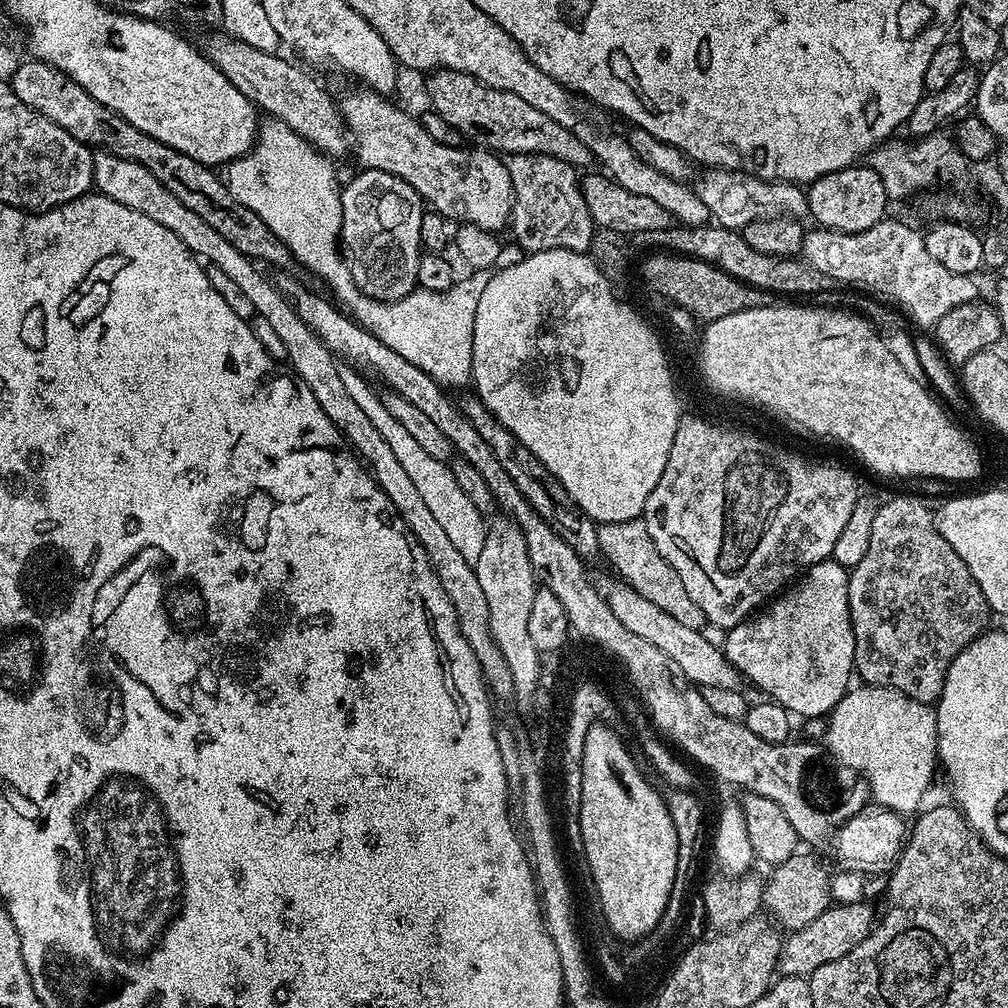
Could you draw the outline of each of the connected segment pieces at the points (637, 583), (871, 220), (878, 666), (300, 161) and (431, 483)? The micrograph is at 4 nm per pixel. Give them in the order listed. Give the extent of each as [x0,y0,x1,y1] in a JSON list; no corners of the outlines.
[[598,519,706,629],[806,166,890,232],[848,496,990,706],[226,118,482,389],[394,446,486,565]]

